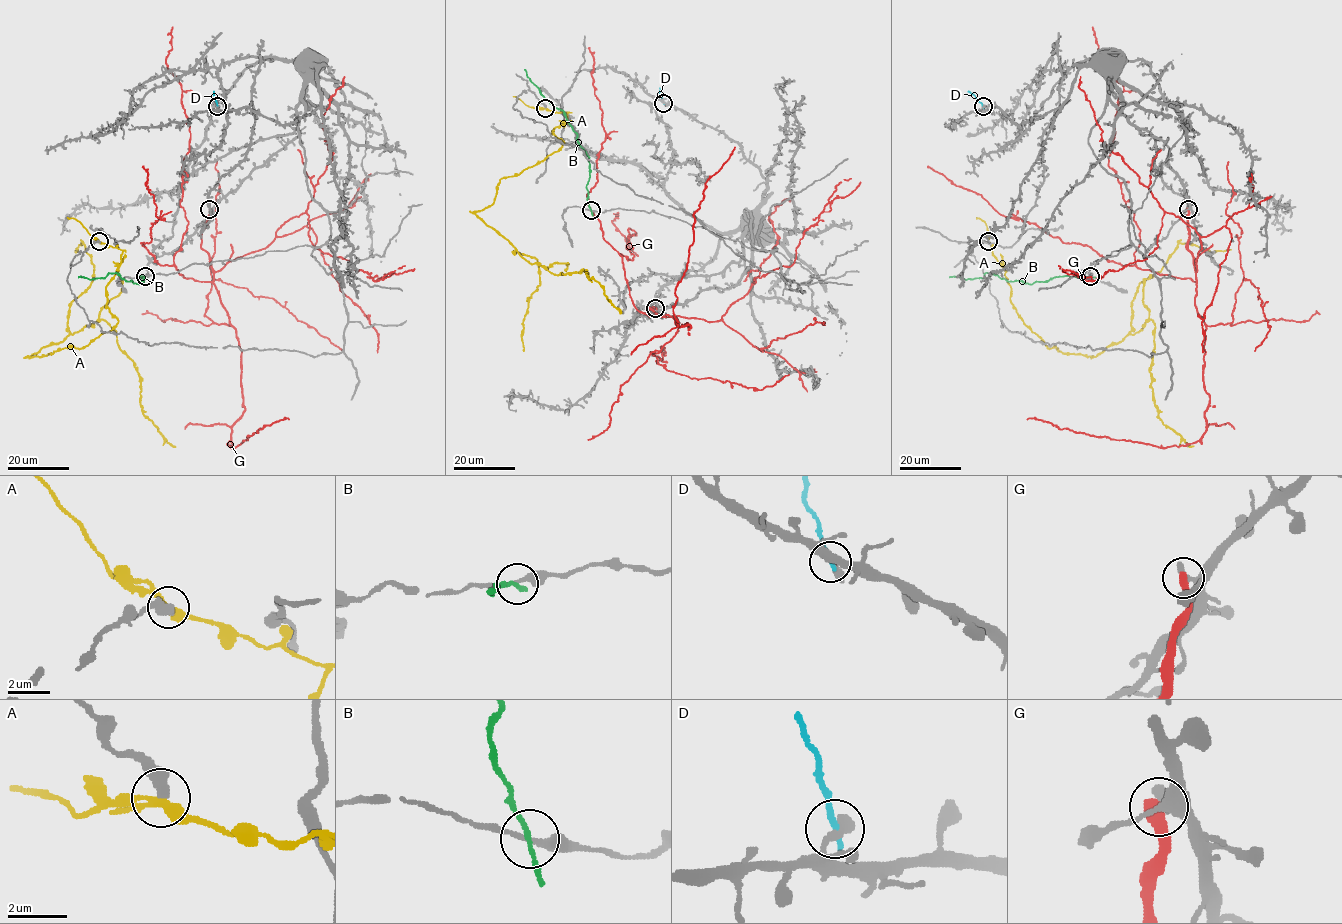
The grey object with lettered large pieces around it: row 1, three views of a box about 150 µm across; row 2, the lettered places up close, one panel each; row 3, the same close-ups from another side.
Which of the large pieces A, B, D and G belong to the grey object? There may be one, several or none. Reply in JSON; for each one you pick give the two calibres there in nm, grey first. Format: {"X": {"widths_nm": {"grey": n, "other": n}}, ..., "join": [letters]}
{"join": []}

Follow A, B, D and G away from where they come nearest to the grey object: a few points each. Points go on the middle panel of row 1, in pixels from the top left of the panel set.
A: (545, 108), (568, 112), (552, 131), (564, 143), (502, 178), (475, 213), (530, 263), (587, 271), (621, 313)
B: (591, 210), (586, 185), (590, 174), (589, 157), (565, 114), (540, 93), (524, 69)
D: (663, 102), (659, 88)
G: (655, 308), (647, 308), (690, 328), (677, 326), (675, 288), (686, 269), (694, 213), (705, 182), (734, 146)

